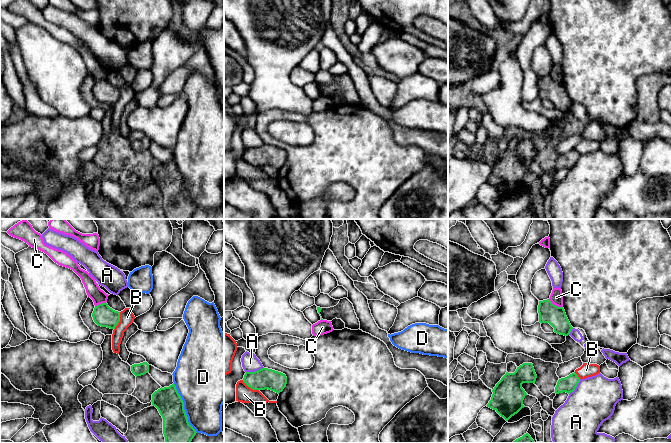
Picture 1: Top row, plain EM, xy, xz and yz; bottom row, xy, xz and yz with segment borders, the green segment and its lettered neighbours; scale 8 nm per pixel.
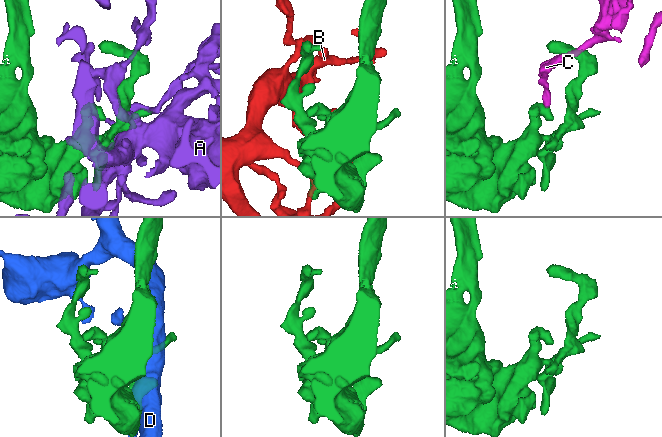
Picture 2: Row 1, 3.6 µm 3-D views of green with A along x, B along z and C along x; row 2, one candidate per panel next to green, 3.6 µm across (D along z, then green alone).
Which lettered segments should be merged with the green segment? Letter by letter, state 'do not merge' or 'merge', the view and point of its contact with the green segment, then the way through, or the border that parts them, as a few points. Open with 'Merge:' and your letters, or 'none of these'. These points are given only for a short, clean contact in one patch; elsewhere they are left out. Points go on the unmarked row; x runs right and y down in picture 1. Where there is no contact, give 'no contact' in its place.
Merge: none of these
A: do not merge | xz (255, 147)
B: do not merge | xy (119, 96)
C: do not merge | yz (555, 81) | along yz (548, 75), (562, 83)
D: do not merge | xy (183, 184)

